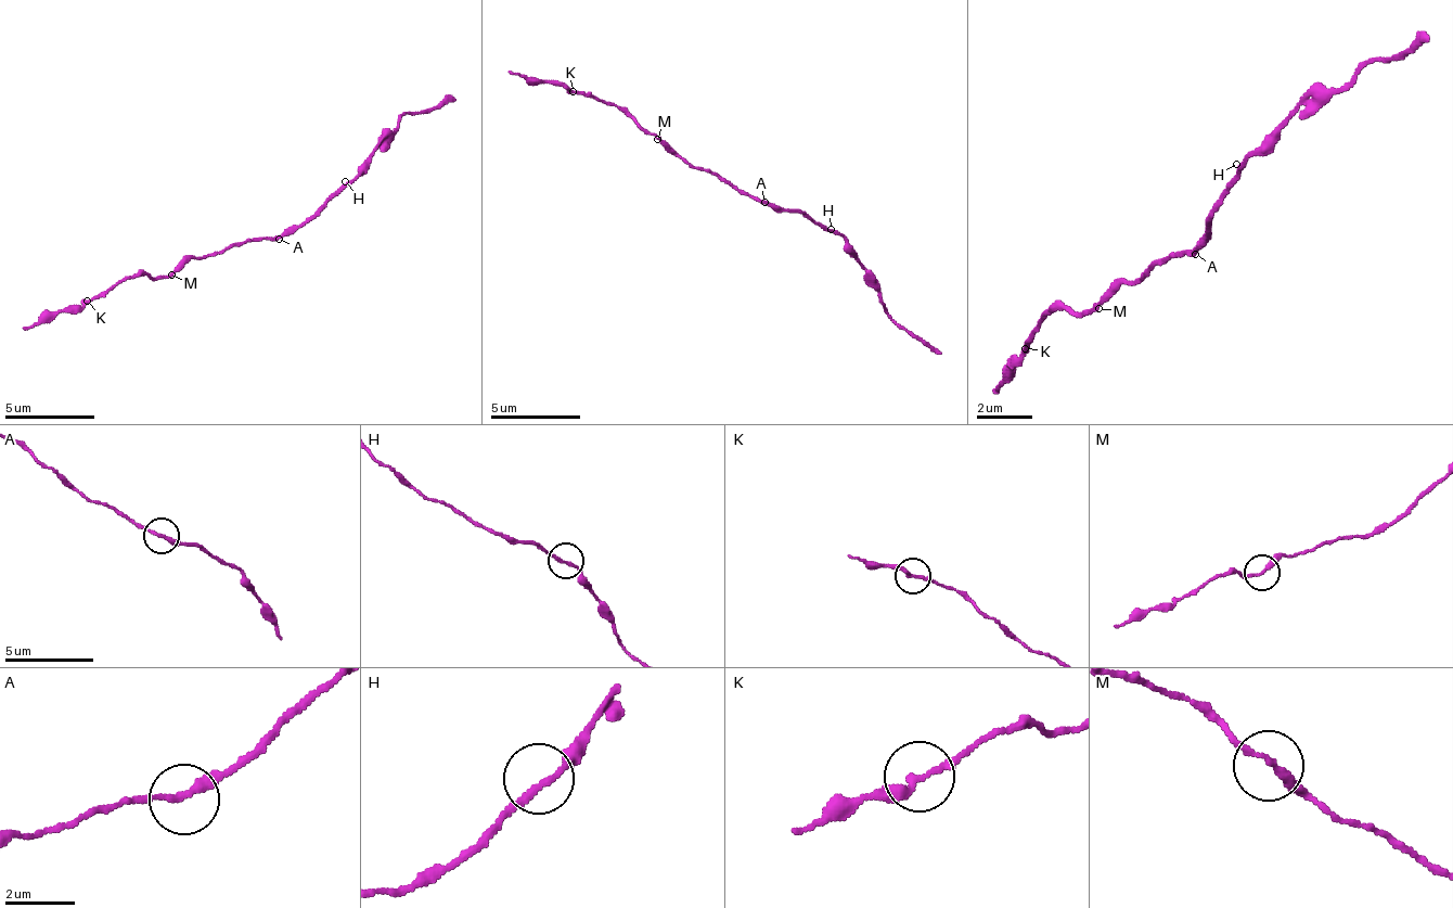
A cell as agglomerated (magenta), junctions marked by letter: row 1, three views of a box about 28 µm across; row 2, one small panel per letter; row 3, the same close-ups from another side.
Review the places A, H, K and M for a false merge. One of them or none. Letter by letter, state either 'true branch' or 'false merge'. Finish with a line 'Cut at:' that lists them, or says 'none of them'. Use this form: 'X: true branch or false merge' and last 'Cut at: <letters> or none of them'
A: true branch
H: true branch
K: true branch
M: true branch
Cut at: none of them

